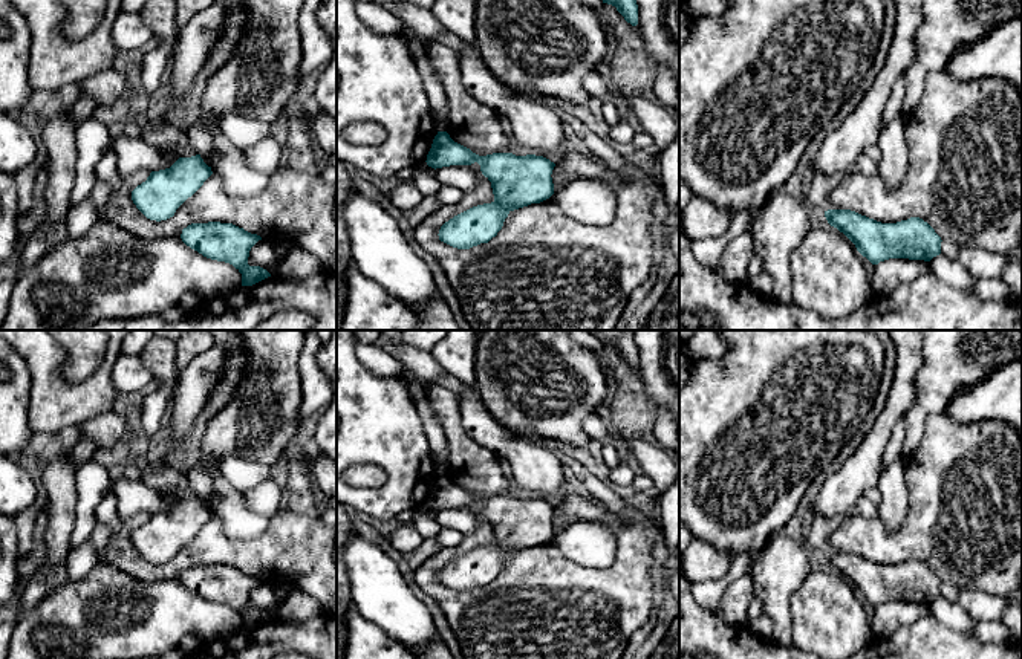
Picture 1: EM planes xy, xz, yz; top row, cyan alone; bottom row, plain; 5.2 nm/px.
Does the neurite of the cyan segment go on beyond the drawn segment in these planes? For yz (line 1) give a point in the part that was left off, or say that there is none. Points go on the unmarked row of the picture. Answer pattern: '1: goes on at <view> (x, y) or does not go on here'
1: does not go on here

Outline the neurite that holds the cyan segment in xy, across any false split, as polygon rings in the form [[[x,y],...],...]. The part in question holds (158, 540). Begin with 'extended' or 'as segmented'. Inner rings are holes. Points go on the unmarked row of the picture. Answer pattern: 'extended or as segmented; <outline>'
as segmented; [[[200,497],[179,500],[170,511],[151,514],[132,534],[136,550],[150,563],[167,563],[213,517]]]

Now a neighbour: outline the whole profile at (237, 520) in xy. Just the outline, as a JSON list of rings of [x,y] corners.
[[[216,471],[211,492],[219,497],[211,514],[229,538],[257,538],[266,531],[269,518],[252,512],[245,500],[246,491],[231,485],[220,471]]]

